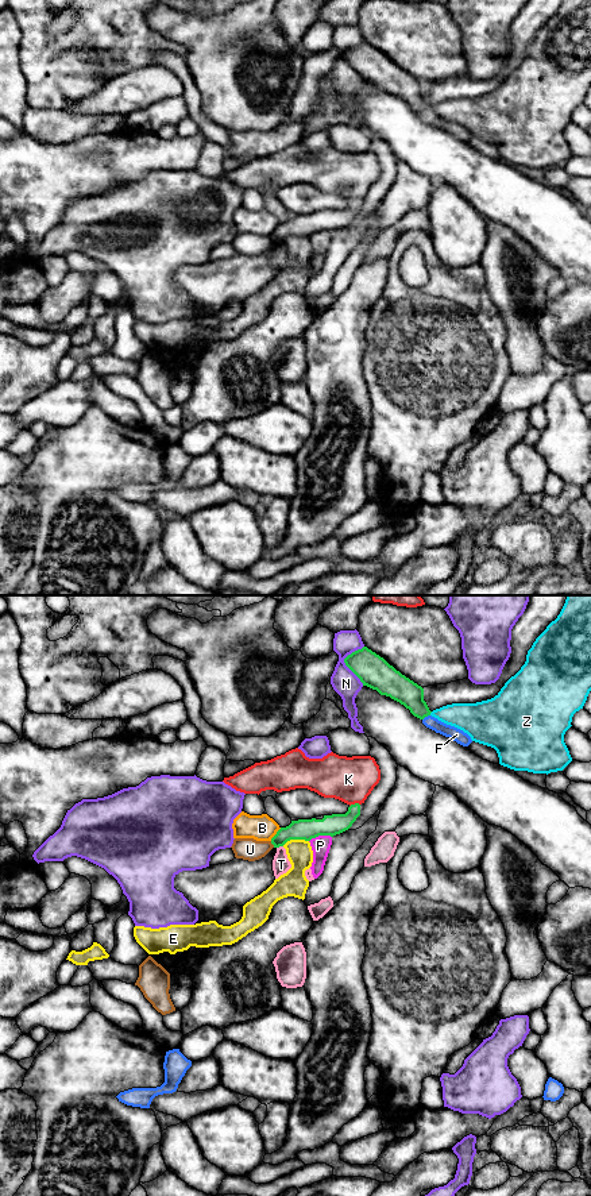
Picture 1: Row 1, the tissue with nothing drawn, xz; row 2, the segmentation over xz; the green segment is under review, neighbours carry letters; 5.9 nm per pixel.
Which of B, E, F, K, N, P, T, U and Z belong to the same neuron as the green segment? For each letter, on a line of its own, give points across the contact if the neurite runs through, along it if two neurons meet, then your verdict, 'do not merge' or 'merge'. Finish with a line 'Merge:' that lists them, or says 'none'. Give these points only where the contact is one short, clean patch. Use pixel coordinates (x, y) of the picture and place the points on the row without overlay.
B: border xz (281, 223), (270, 235); do not merge
E: border xz (308, 235), (288, 235), (282, 240); do not merge
F: do not merge
K: do not merge
N: do not merge
P: do not merge
T: border xz (282, 240), (277, 243); do not merge
U: border xz (270, 236), (274, 242); do not merge
Z: border xz (432, 107), (429, 110); do not merge
Merge: none

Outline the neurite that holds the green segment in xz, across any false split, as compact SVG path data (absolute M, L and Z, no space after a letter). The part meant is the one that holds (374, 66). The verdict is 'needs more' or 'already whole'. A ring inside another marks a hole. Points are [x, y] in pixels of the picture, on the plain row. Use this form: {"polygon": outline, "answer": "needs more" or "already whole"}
{"polygon": "M367 42L348 50L344 58L363 81L399 97L420 115L430 111L432 107L424 96L424 84Z", "answer": "already whole"}

